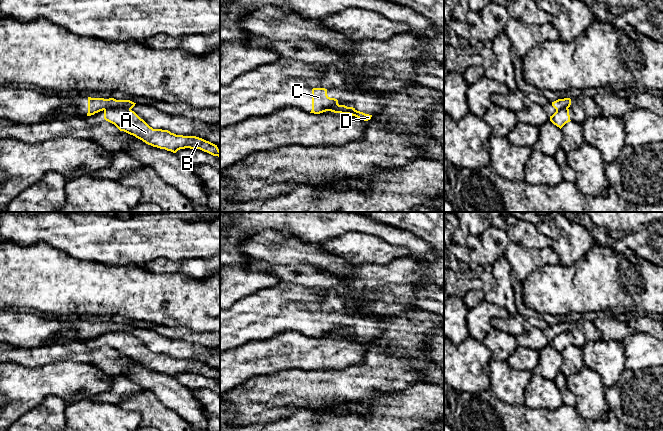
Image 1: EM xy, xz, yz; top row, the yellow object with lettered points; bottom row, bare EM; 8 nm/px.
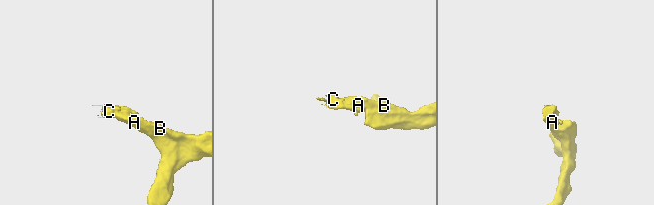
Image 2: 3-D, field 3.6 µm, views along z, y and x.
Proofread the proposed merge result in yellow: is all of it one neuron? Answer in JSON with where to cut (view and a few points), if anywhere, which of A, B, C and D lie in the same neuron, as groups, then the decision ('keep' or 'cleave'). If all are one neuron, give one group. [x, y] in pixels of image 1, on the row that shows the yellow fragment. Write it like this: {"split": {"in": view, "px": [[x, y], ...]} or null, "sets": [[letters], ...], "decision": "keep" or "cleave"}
{"split": {"in": "xy", "px": [[130, 108], [106, 108], [104, 110]]}, "sets": [["A", "B"], ["C", "D"]], "decision": "cleave"}

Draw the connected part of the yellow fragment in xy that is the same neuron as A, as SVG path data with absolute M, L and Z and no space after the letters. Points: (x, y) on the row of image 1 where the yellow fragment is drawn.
M106 108L104 119L124 131L142 140L148 145L176 153L180 149L200 149L213 156L220 157L217 145L196 136L183 136L168 130L153 129L134 111L126 108Z

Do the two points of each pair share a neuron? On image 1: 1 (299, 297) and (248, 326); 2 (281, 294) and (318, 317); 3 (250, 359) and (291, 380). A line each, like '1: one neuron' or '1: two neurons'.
1: one neuron
2: one neuron
3: two neurons

